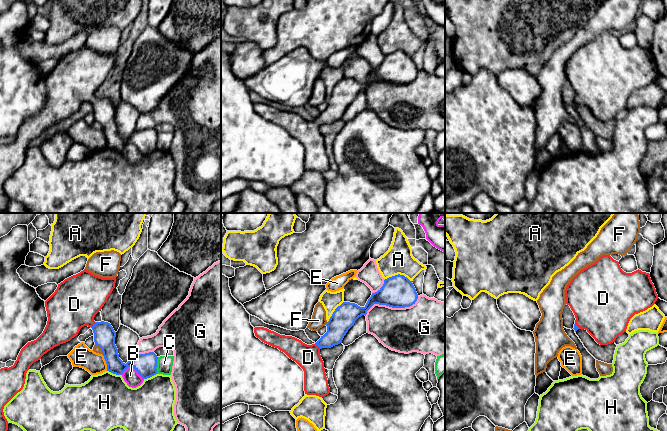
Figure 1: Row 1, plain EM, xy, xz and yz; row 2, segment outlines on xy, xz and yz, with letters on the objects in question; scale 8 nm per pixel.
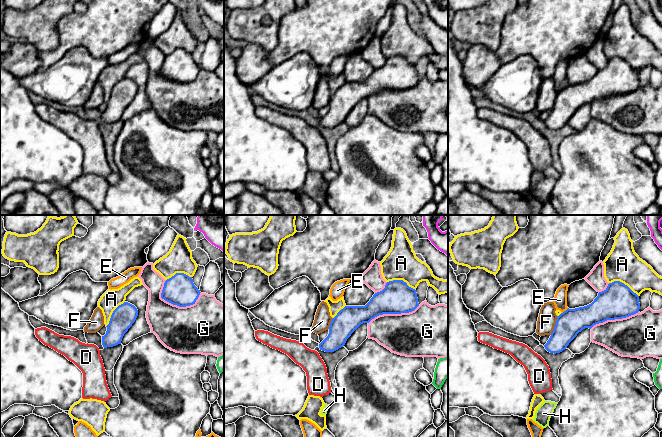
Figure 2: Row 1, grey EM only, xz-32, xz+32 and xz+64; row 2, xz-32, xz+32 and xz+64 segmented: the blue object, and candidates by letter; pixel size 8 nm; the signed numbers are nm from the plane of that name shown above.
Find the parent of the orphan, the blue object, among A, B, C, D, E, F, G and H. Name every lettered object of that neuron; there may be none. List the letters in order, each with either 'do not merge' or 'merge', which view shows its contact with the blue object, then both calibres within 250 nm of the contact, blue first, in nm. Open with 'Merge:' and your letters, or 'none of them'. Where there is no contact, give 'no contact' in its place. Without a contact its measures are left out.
Merge: D
A: do not merge; meets blue in xz; 260 nm thick on the blue side, 220 nm on the other
B: do not merge; meets blue in xy; 180 nm thick on the blue side, 120 nm on the other
C: do not merge; meets blue in xy; 180 nm thick on the blue side, 130 nm on the other
D: merge; meets blue in xy; 180 nm thick on the blue side, 380 nm on the other
E: do not merge; meets blue in xy; 180 nm thick on the blue side, 180 nm on the other
F: do not merge; meets blue in xy; 180 nm thick on the blue side, 60 nm on the other
G: do not merge; meets blue in xz; 260 nm thick on the blue side, 360 nm on the other
H: do not merge; meets blue in xy; 160 nm thick on the blue side, 440 nm on the other

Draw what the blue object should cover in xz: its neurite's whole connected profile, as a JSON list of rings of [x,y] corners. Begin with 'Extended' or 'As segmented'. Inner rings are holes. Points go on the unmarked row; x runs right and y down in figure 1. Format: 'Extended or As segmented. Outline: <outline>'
Extended. Outline: [[[398,50],[385,55],[383,62],[372,69],[364,83],[350,78],[338,82],[326,99],[327,108],[315,120],[307,121],[295,113],[280,111],[264,103],[255,103],[254,109],[262,118],[278,124],[303,145],[305,170],[324,173],[330,169],[330,164],[320,126],[342,119],[355,97],[362,91],[366,92],[374,80],[405,84],[415,80],[417,75],[412,57]]]

